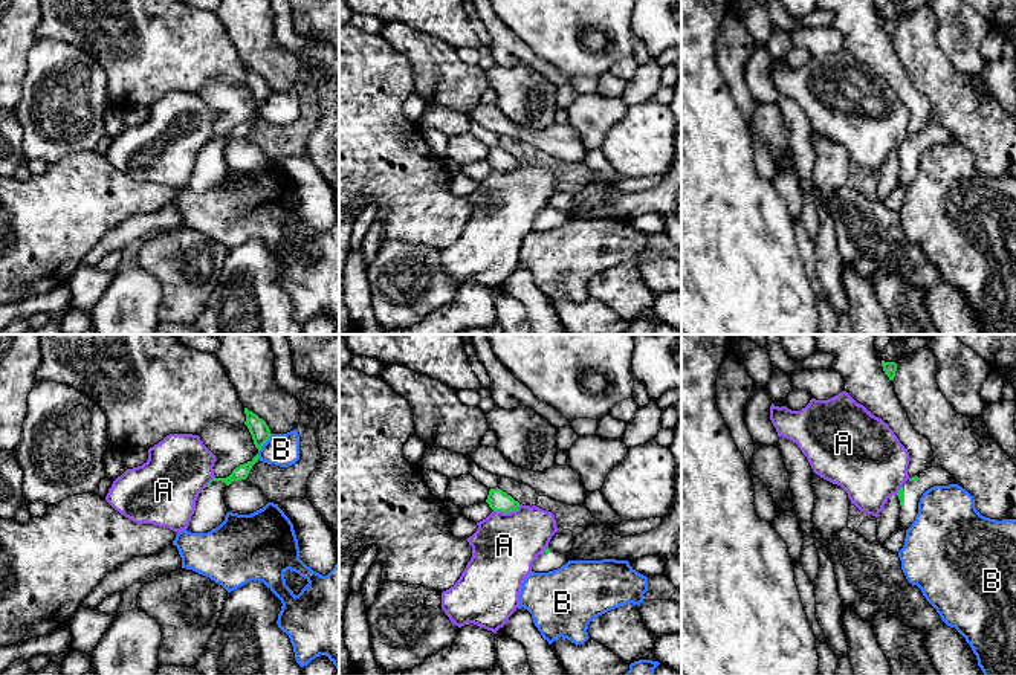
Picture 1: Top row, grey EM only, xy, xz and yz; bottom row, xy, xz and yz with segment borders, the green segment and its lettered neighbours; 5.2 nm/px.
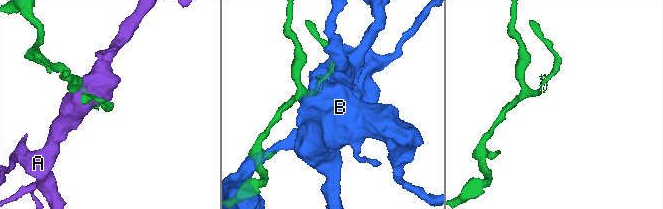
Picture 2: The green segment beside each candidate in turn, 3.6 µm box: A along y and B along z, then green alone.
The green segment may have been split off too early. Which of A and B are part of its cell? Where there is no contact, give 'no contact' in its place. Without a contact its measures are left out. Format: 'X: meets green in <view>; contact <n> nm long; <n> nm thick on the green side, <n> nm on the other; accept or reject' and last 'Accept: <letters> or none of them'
A: meets green in xz; contact 150 nm long; 110 nm thick on the green side, 340 nm on the other; reject
B: meets green in xy; contact 120 nm long; 100 nm thick on the green side, 180 nm on the other; reject
Accept: none of them

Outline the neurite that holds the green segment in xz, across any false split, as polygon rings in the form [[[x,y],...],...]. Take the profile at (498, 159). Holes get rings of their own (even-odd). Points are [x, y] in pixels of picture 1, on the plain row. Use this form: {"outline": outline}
{"outline": [[[490,147],[486,160],[493,170],[510,171],[518,168],[519,160],[501,147]]]}

